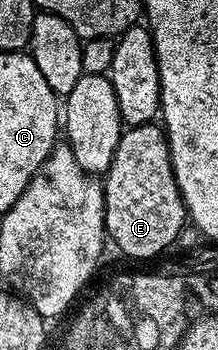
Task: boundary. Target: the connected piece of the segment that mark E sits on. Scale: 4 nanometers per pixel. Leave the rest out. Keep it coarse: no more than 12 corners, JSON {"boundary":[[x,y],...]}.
{"boundary":[[158,122],[127,127],[102,180],[107,235],[131,259],[188,226]]}

